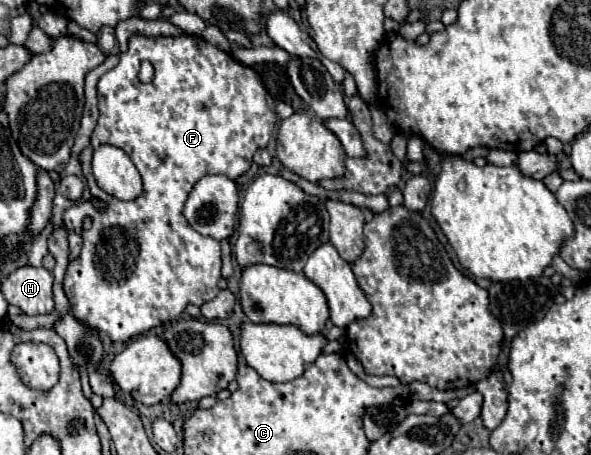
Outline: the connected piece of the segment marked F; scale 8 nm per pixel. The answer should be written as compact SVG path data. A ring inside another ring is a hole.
M132 36L128 52L120 54L120 64L98 80L100 118L92 136L94 142L80 154L90 194L92 198L100 198L106 208L98 210L92 200L88 200L74 204L64 212L64 226L82 236L82 254L78 260L68 264L64 276L64 292L70 300L70 310L80 322L108 334L114 342L126 342L136 334L176 320L190 302L202 306L204 302L216 298L220 292L220 288L216 288L220 280L220 242L198 234L184 218L182 208L188 192L202 176L226 174L230 178L238 178L252 166L250 160L254 152L258 148L266 148L272 134L272 124L278 122L276 114L272 112L274 102L276 100L266 92L252 68L242 66L230 54L208 44L200 36ZM142 58L150 60L156 70L150 84L142 84L138 80ZM96 144L124 148L136 162L144 182L144 192L138 198L124 202L104 194L104 190L98 188L90 170ZM84 216L92 216L92 228L88 230L82 228Z

